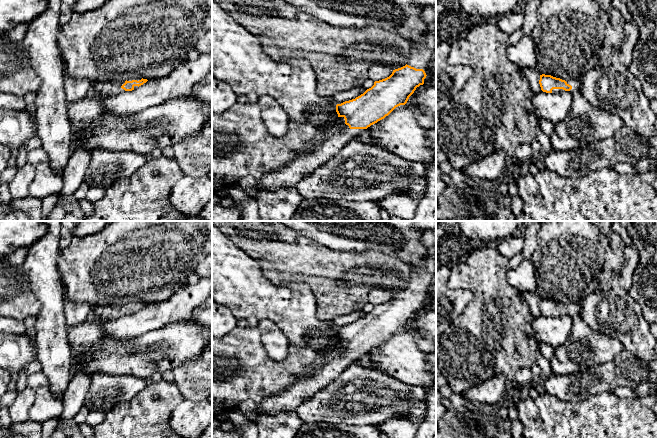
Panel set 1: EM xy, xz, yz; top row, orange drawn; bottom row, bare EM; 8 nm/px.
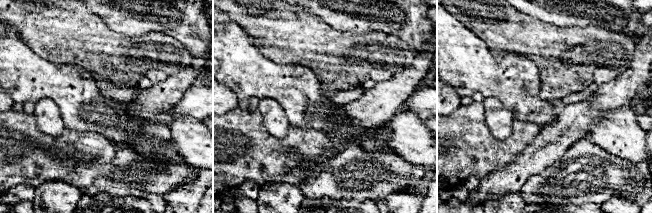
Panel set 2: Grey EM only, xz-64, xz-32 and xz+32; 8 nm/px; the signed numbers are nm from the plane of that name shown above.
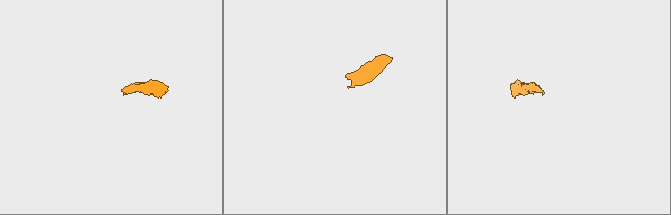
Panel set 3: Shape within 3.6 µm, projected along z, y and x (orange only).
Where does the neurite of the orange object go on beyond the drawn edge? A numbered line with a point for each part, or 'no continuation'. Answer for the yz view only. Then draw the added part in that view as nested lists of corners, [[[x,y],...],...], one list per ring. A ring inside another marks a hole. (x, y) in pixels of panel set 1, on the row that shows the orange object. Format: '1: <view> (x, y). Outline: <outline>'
1: yz (576, 86). Outline: [[[562,79],[567,82],[567,84],[572,86],[572,89],[569,91],[570,93],[574,94],[575,92],[580,91],[581,89],[581,84],[580,80],[577,79]]]

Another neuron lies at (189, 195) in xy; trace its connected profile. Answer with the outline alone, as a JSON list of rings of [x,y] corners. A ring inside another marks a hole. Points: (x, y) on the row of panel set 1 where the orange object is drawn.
[[[208,175],[199,178],[183,176],[173,186],[169,200],[181,213],[198,216],[212,200],[212,179]]]

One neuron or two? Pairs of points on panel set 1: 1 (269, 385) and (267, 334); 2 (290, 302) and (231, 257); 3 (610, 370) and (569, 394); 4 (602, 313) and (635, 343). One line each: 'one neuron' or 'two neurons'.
1: two neurons
2: one neuron
3: one neuron
4: one neuron

